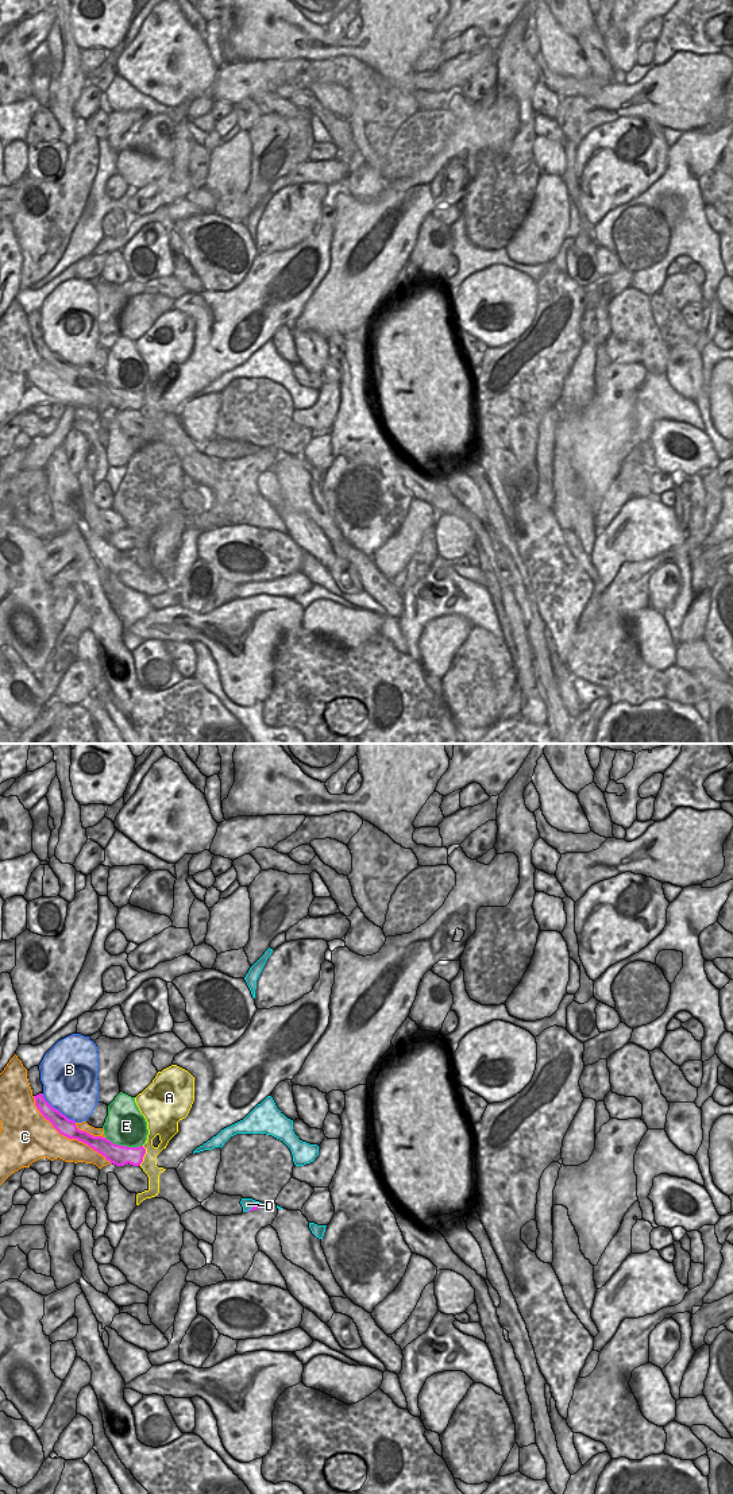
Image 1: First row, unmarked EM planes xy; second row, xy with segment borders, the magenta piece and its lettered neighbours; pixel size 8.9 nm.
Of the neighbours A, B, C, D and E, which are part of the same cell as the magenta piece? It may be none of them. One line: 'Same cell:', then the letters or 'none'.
Same cell: none

